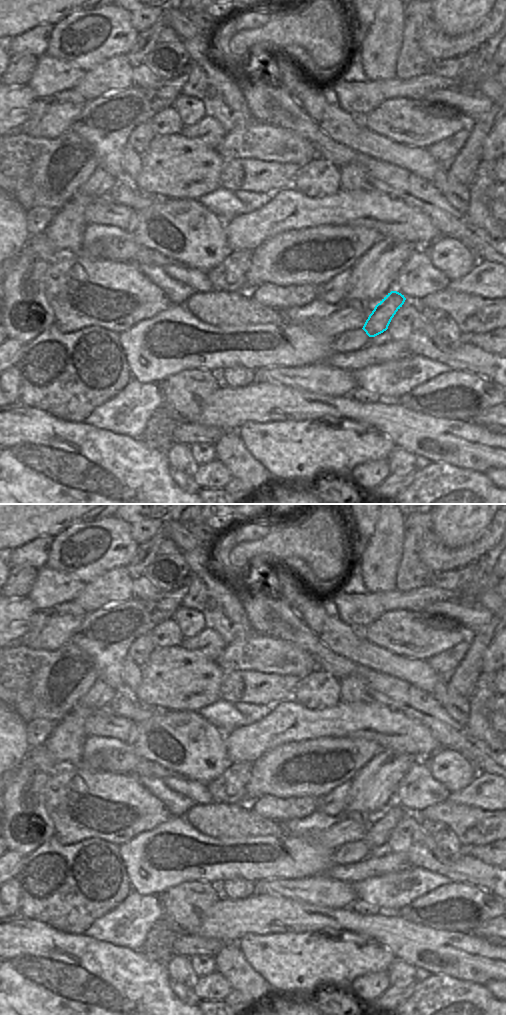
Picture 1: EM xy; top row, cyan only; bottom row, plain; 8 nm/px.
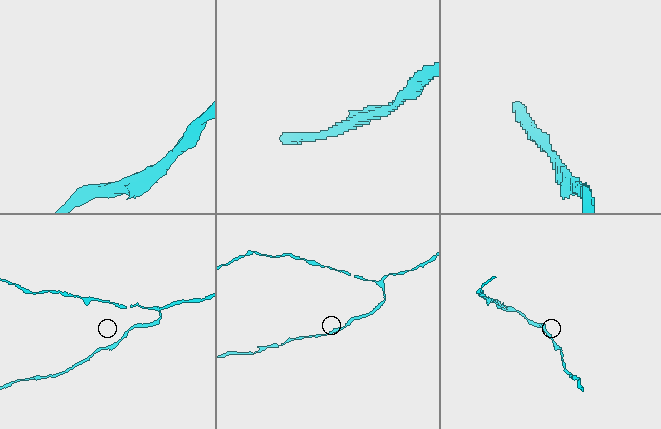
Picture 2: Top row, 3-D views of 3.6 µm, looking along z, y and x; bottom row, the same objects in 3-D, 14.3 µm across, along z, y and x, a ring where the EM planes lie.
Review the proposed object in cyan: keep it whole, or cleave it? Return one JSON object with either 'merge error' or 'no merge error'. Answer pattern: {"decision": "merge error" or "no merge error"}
{"decision": "no merge error"}

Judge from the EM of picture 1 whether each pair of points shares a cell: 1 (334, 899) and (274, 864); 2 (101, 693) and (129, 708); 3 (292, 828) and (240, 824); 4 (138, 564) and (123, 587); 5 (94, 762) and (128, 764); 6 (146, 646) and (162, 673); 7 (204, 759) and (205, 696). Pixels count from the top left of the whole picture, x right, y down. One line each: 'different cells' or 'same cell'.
1: different cells
2: different cells
3: different cells
4: different cells
5: same cell
6: different cells
7: different cells

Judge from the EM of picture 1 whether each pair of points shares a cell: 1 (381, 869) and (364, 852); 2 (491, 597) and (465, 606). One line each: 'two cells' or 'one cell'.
1: two cells
2: two cells

